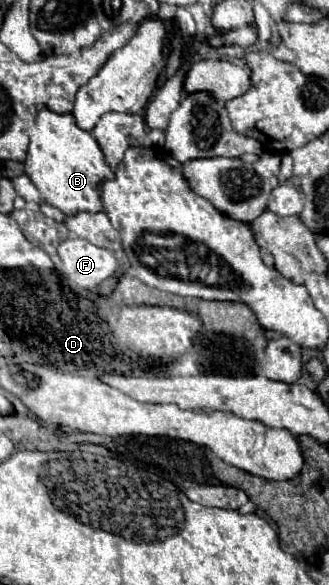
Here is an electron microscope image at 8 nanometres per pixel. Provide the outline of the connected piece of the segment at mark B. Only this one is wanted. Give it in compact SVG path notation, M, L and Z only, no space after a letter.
M39 107L33 125L29 127L29 153L25 159L25 173L35 183L41 201L57 207L65 215L79 211L101 211L99 183L113 179L113 171L105 163L103 151L97 141L77 127L75 119L67 113L55 113L47 107Z

